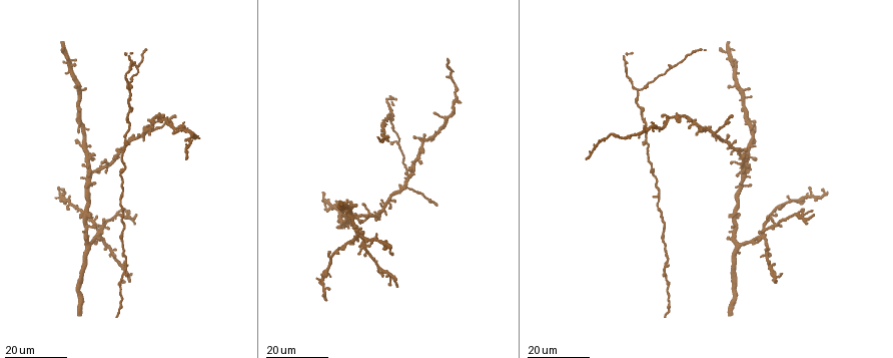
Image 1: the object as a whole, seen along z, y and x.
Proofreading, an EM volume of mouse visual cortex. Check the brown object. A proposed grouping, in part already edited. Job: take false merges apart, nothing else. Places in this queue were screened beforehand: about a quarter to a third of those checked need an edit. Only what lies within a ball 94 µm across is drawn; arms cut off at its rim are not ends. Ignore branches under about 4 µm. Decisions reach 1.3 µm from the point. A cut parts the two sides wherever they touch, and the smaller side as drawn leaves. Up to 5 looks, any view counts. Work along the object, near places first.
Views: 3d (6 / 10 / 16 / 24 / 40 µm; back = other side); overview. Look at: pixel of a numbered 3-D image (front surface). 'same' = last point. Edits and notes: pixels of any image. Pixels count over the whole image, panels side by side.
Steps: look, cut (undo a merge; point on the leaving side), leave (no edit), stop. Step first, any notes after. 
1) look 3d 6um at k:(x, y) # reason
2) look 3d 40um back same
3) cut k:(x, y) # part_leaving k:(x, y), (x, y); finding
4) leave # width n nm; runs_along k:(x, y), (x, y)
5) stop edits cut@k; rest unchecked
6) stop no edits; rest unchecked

look 3d 16um at 1:(654, 176) # calibre changes

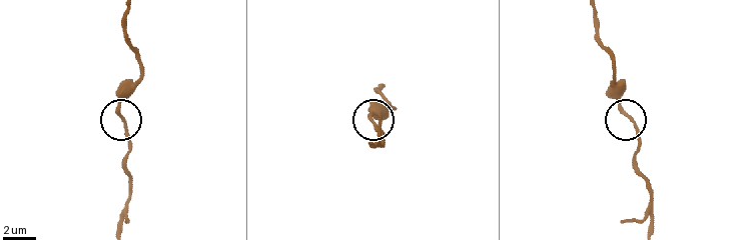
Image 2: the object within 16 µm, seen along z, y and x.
look 3d 10um at 2:(117, 110) # zoom in

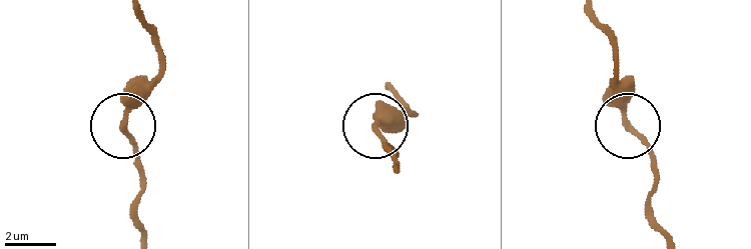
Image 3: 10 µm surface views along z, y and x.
leave # runs_along 3:(137, 16), (160, 55), (158, 80), (124, 126), (139, 169); one cell here

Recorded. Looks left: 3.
look 3d 24um at 1:(426, 139) # looks like a crossing

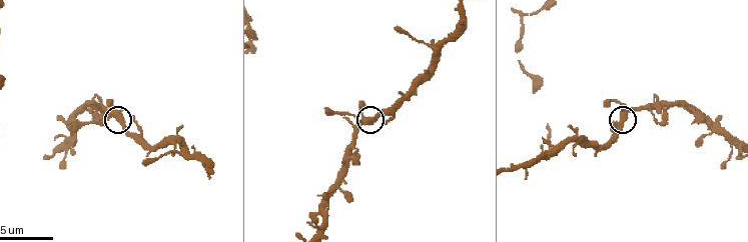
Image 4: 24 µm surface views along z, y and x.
look 3d 6um at 4:(112, 115)

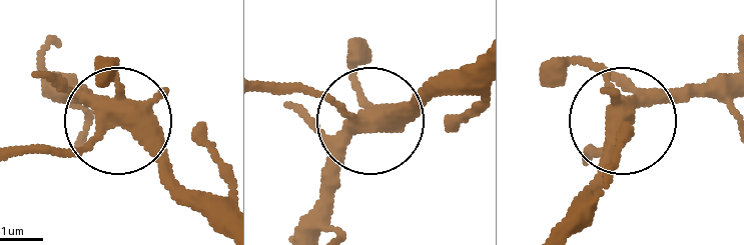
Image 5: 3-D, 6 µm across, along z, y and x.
leave # runs_along 5:(301, 225), (322, 172), (362, 129), (445, 96); continuous, no second cell

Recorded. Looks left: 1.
look 3d 10um at 4:(732, 142) # four or more arms meet

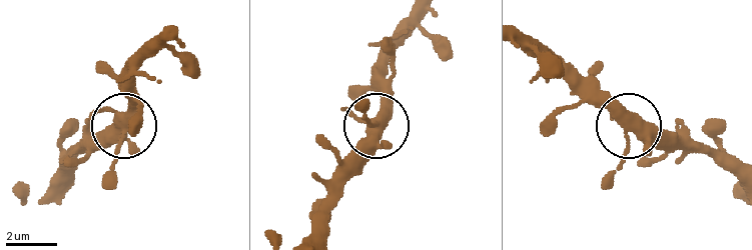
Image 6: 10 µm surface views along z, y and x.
leave # width 420 nm; runs_along 6:(368, 134), (380, 117), (380, 74); all the same cell

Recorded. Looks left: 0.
stop no edits; rest unchecked

